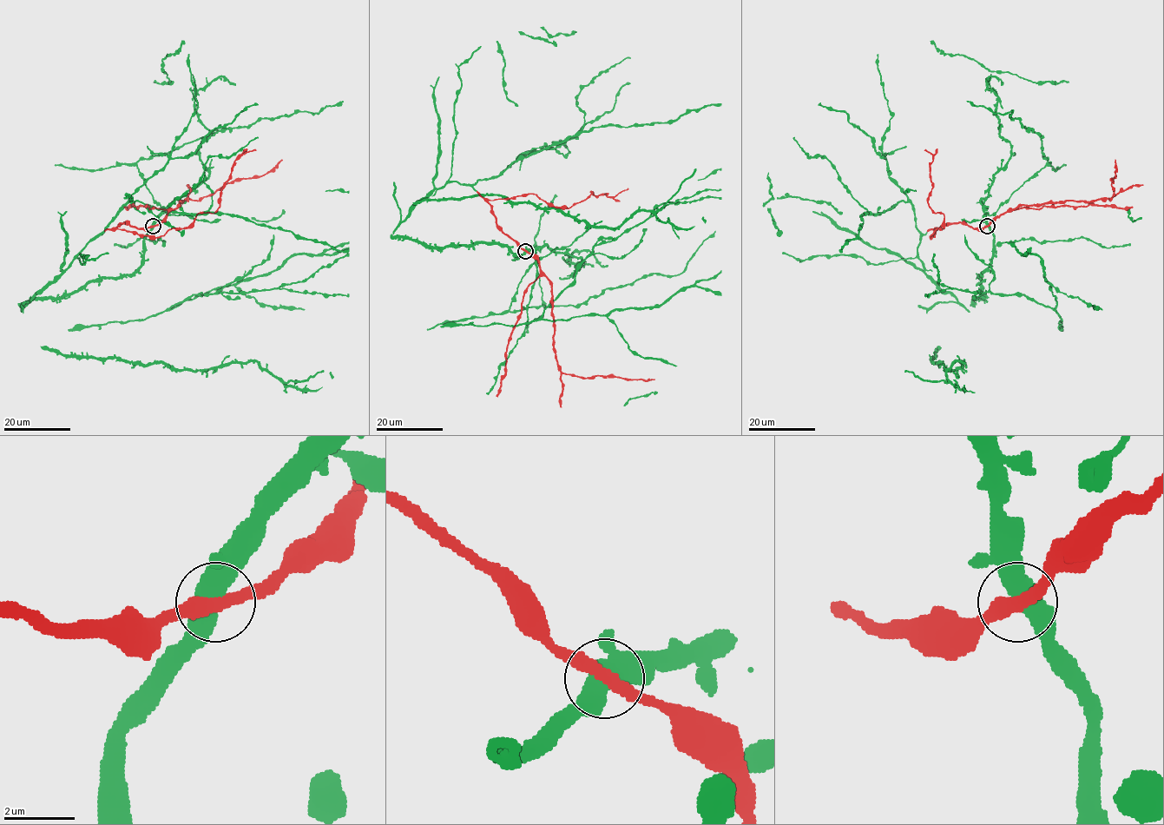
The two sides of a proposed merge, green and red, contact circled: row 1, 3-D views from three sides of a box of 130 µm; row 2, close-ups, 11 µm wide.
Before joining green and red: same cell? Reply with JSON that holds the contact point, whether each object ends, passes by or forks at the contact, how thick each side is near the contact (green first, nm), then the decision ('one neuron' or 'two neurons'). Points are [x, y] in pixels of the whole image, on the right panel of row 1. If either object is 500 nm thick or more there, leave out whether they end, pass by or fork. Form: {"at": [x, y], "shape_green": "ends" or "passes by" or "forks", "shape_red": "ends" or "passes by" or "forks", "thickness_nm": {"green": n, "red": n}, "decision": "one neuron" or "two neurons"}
{"at": [987, 226], "thickness_nm": {"green": 600, "red": 380}, "decision": "one neuron"}

